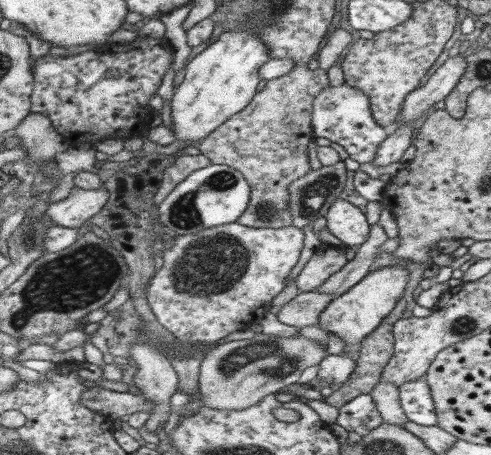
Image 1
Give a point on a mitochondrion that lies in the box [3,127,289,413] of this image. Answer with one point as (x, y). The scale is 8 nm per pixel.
(75, 280)

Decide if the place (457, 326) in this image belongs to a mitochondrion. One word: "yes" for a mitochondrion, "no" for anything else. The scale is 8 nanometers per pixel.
yes

